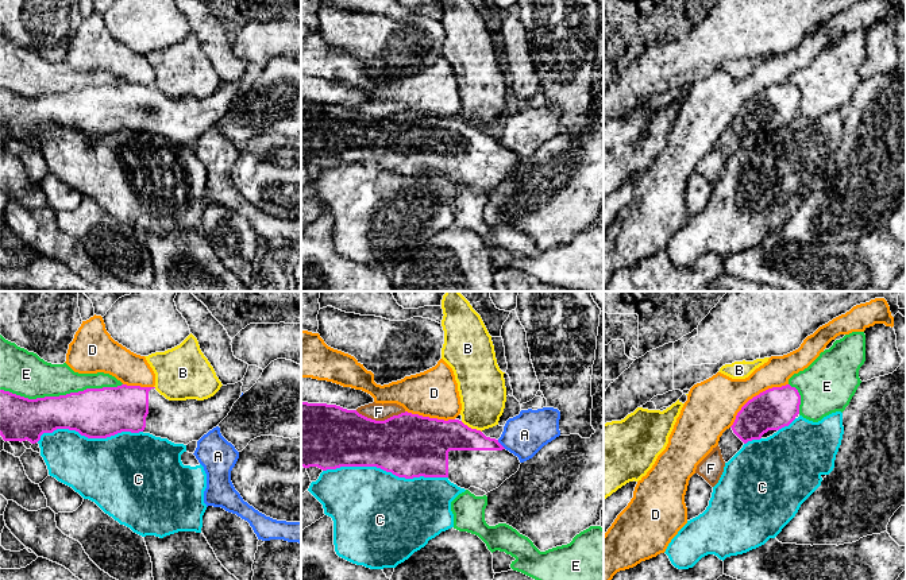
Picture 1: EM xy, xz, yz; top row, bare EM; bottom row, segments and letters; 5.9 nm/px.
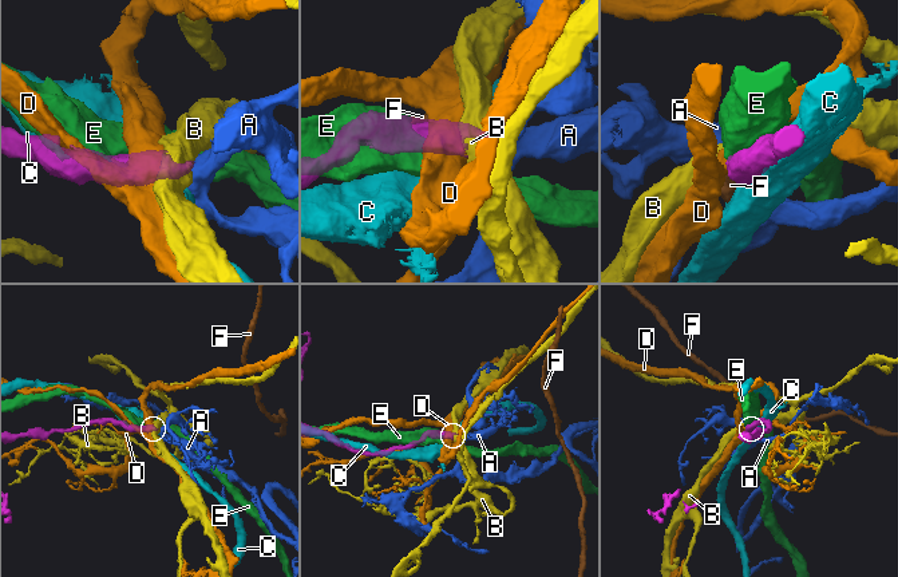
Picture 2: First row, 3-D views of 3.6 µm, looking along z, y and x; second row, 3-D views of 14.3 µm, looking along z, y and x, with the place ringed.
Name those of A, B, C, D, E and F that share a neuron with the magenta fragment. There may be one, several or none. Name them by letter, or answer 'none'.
none

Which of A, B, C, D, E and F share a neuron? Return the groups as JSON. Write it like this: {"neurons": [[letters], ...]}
{"neurons": [["A"], ["B"], ["C"], ["D"], ["E", "F"]]}

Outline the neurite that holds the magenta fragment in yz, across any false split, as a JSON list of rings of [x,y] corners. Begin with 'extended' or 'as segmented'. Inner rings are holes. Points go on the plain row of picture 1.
extended | [[[790,82],[768,86],[737,111],[733,131],[744,140],[767,136],[799,115],[801,93]]]

